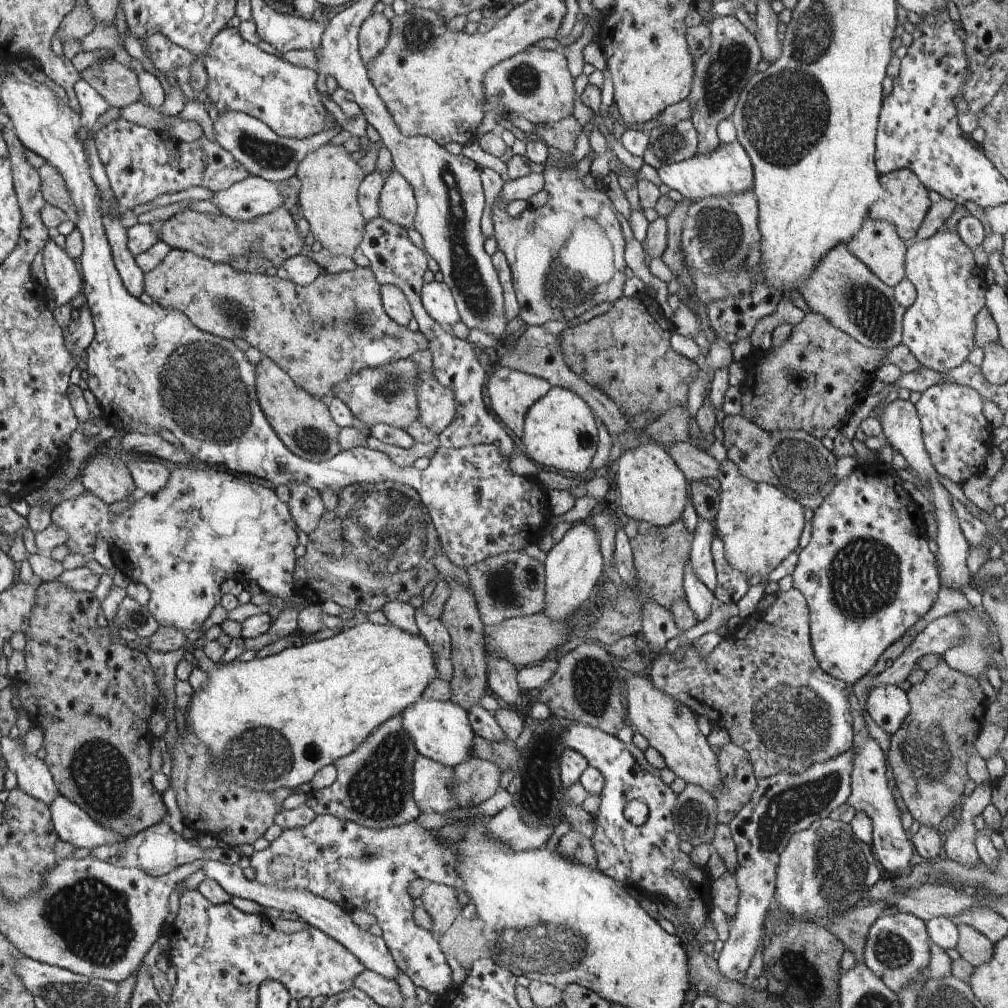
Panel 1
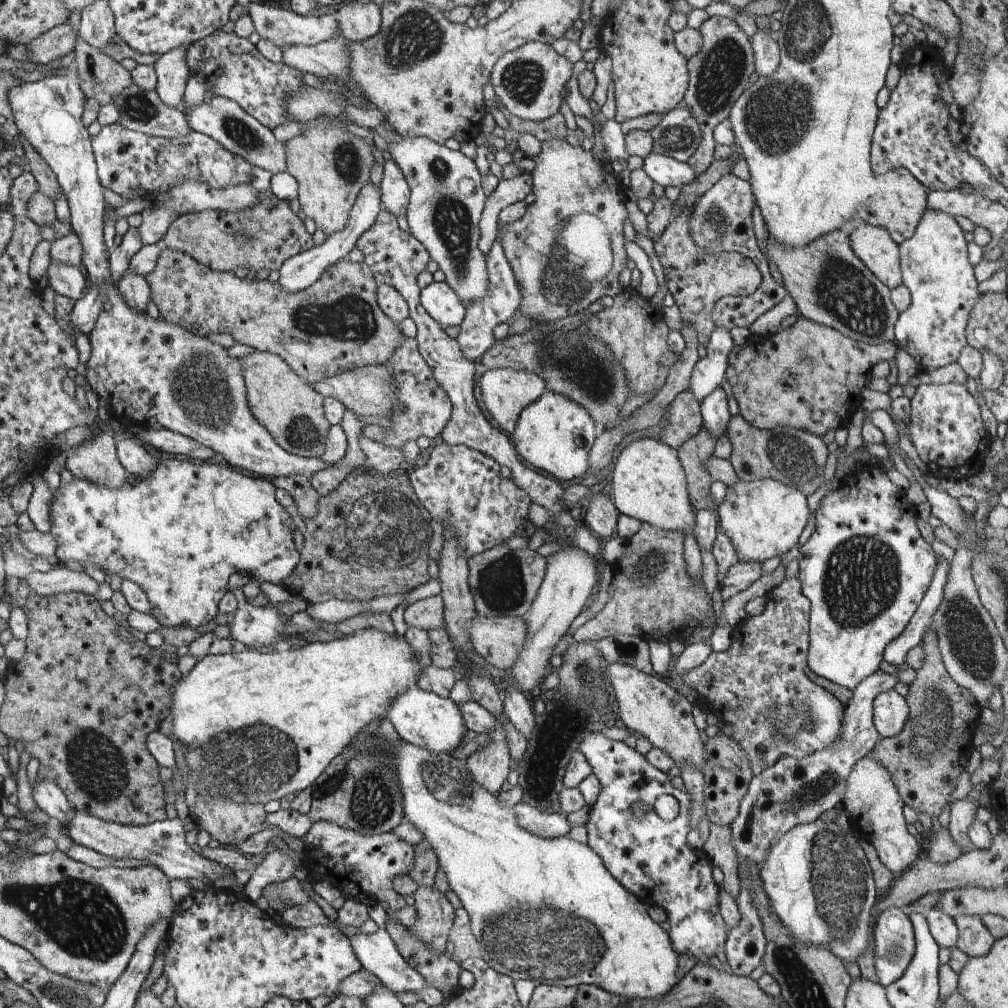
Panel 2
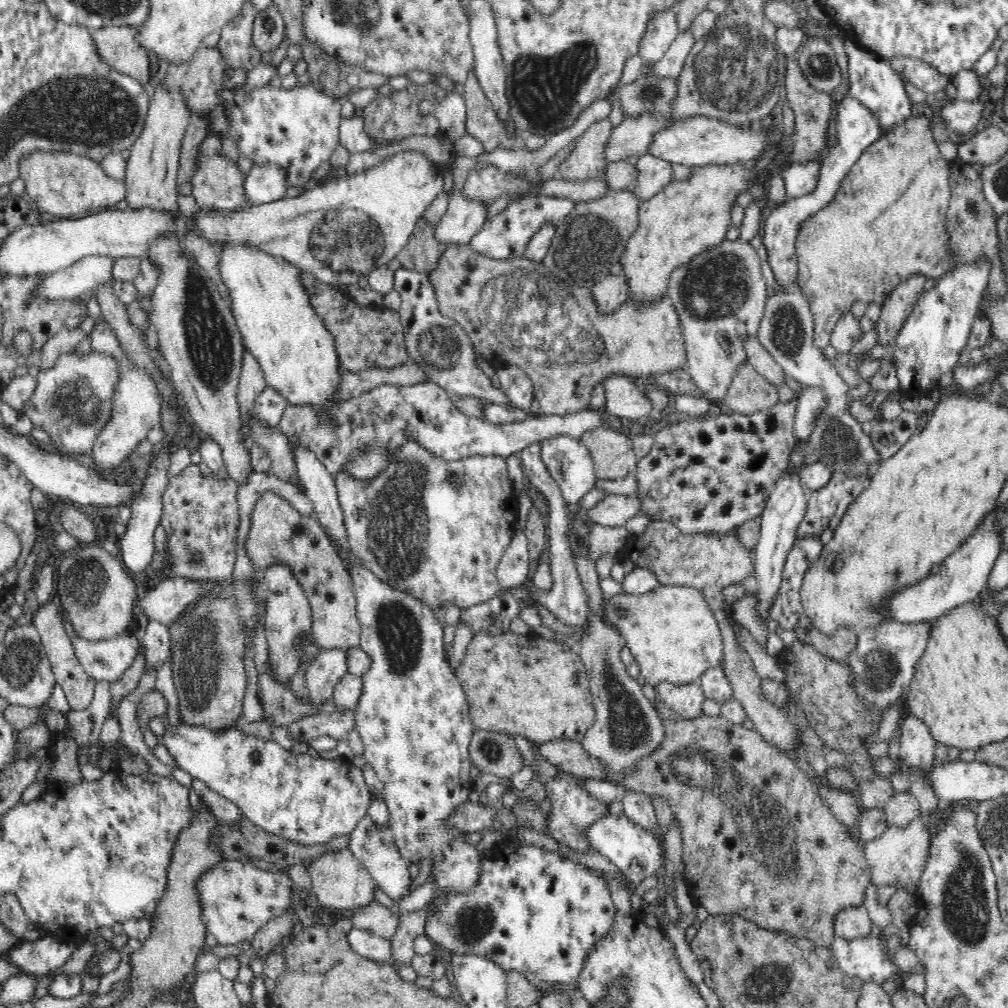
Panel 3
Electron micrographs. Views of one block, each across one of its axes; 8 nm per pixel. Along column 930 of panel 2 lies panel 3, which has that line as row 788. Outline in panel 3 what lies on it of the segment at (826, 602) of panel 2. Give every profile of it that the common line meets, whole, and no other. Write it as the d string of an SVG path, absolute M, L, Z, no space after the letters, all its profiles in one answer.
M558 769L556 776L549 779L545 788L551 803L548 811L546 811L549 836L560 844L565 844L568 848L572 848L574 852L594 851L591 844L587 842L587 838L583 836L583 832L595 820L610 815L610 805L596 800L593 796L583 791L584 778L577 778L573 774L569 774L569 772L563 772L563 770Z

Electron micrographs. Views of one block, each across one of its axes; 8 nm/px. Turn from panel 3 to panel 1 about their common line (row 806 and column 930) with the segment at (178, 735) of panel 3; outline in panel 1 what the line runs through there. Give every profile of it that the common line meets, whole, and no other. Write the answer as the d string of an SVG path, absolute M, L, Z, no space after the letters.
M940 230L929 239L908 244L905 278L917 290L917 297L903 316L904 343L921 366L942 374L958 368L975 346L976 315L985 307L985 271L974 261L973 250L955 231Z

